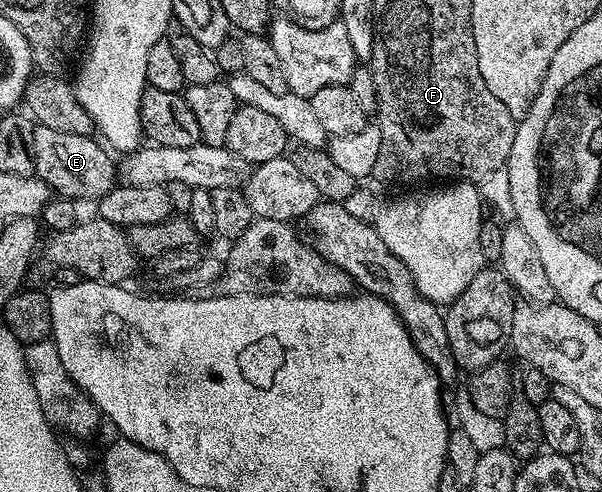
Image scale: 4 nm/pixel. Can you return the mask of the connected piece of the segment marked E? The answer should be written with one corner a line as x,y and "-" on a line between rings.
38,125
34,130
35,174
44,184
50,186
55,194
63,197
103,197
116,184
116,161
94,140
93,136
72,135
68,131
52,131
52,127

